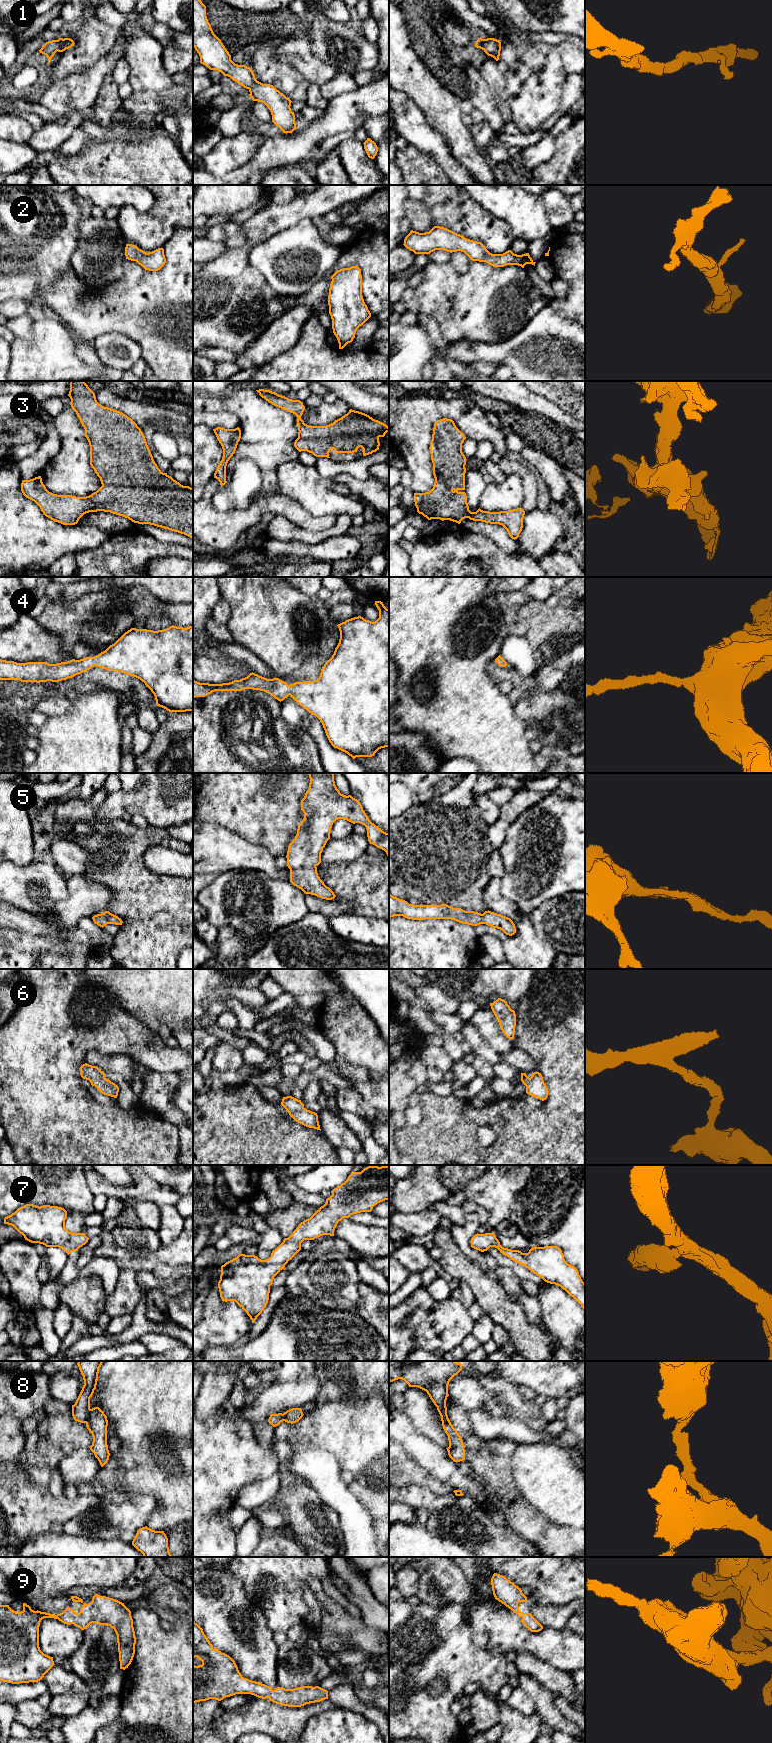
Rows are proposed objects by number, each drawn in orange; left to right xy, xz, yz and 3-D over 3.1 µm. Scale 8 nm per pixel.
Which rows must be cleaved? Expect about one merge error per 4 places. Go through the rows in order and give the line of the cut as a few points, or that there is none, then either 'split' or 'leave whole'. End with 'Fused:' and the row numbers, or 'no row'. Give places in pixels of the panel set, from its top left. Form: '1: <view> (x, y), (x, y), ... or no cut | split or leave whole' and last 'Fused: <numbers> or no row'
1: no cut | leave whole
2: no cut | leave whole
3: no cut | leave whole
4: no cut | leave whole
5: no cut | leave whole
6: no cut | leave whole
7: no cut | leave whole
8: no cut | leave whole
9: no cut | leave whole
Fused: no row

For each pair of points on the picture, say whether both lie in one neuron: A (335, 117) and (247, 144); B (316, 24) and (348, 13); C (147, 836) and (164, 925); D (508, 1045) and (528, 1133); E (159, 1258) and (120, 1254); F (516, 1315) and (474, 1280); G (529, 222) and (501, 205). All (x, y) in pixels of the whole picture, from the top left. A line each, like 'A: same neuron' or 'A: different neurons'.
A: different neurons
B: different neurons
C: same neuron
D: different neurons
E: same neuron
F: same neuron
G: same neuron

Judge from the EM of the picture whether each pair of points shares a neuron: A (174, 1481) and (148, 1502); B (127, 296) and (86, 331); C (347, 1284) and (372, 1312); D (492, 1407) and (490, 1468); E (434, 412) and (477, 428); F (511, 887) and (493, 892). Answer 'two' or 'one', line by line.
A: two
B: one
C: two
D: two
E: one
F: two

